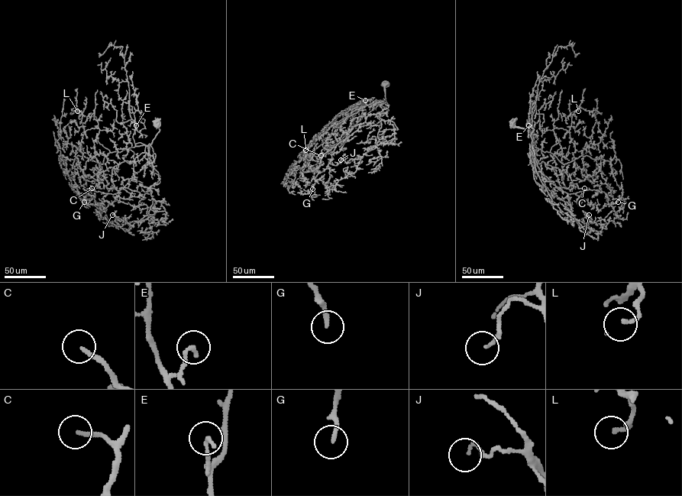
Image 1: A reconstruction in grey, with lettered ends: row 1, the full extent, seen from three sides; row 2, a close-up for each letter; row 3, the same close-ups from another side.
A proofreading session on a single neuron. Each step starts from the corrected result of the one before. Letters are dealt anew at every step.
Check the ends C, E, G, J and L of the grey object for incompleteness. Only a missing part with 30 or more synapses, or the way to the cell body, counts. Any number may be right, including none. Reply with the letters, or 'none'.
C, G

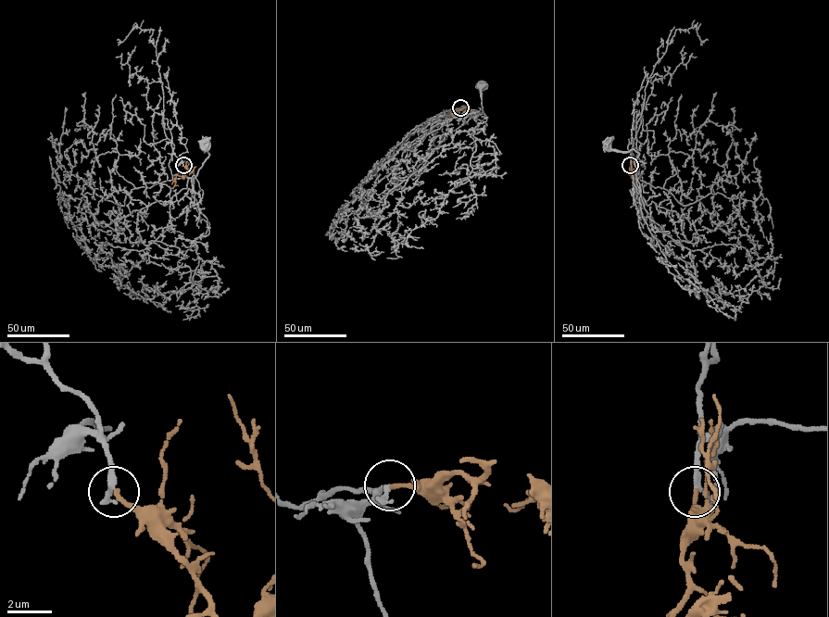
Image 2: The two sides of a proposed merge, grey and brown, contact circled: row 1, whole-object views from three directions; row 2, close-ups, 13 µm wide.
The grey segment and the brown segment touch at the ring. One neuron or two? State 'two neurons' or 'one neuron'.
one neuron

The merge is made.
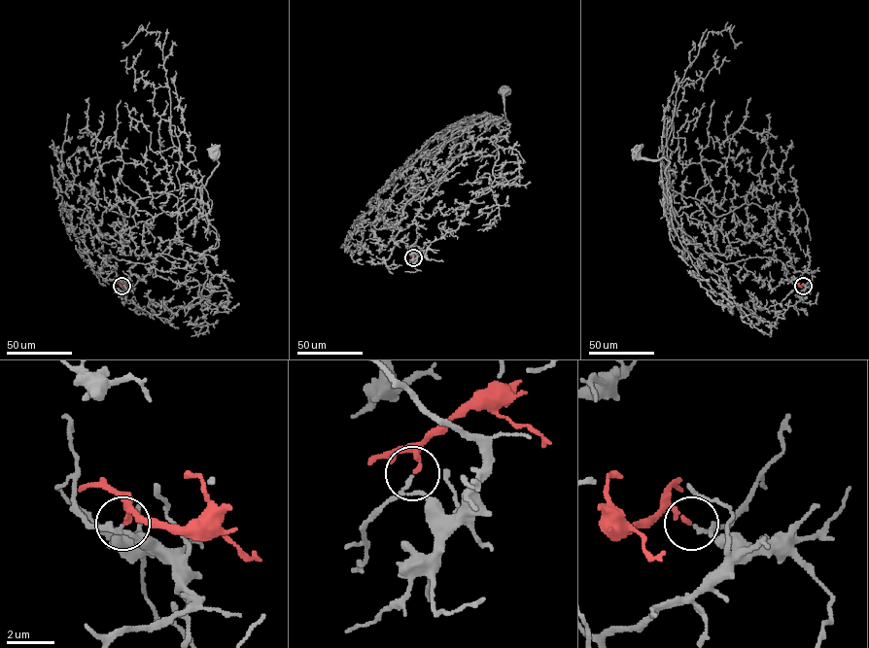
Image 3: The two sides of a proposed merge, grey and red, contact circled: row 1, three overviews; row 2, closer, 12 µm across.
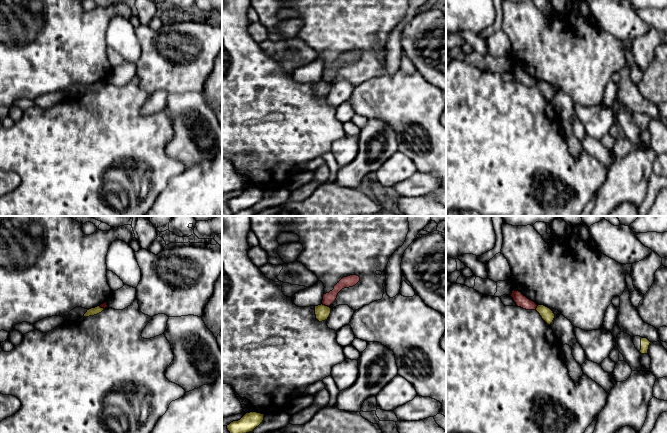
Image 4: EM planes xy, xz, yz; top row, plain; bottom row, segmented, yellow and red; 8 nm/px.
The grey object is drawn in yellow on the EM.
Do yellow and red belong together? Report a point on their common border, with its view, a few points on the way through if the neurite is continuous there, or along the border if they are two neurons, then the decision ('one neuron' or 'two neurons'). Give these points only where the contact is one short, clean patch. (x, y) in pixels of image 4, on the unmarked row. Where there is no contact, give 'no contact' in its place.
contact xz (324, 81); border xz (322, 79), (328, 83); two neurons

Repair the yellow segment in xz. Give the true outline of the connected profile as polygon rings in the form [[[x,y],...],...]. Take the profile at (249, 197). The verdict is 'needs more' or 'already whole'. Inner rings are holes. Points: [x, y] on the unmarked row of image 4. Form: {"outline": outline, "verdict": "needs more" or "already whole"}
{"outline": [[[257,188],[246,189],[240,196],[233,197],[227,201],[232,214],[252,208],[264,196],[264,190]]], "verdict": "already whole"}

